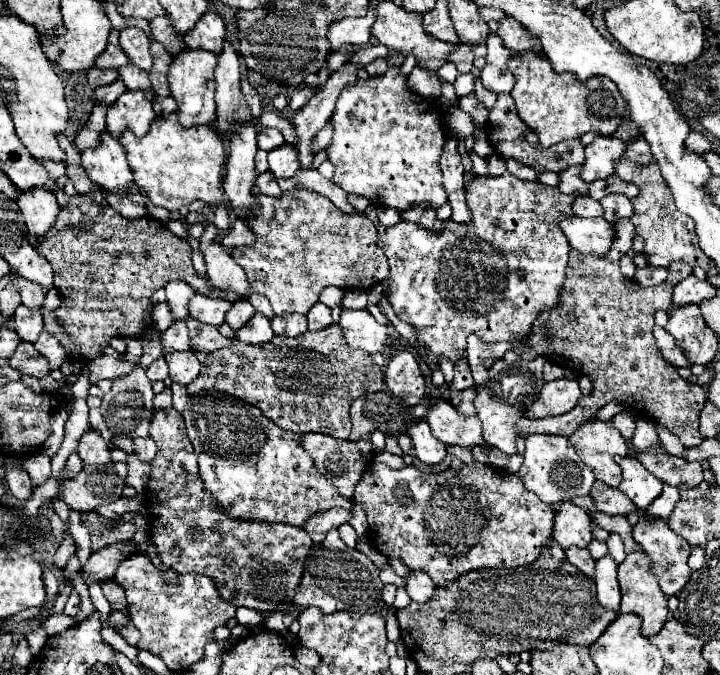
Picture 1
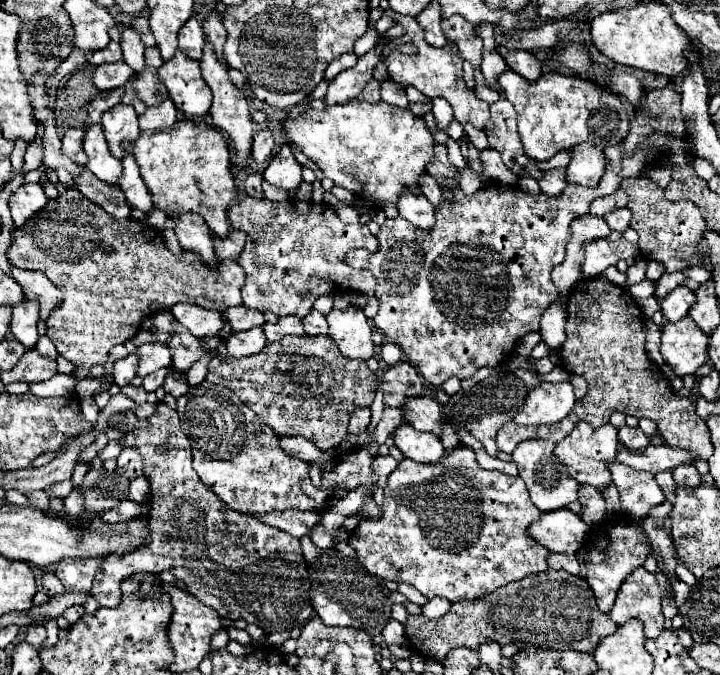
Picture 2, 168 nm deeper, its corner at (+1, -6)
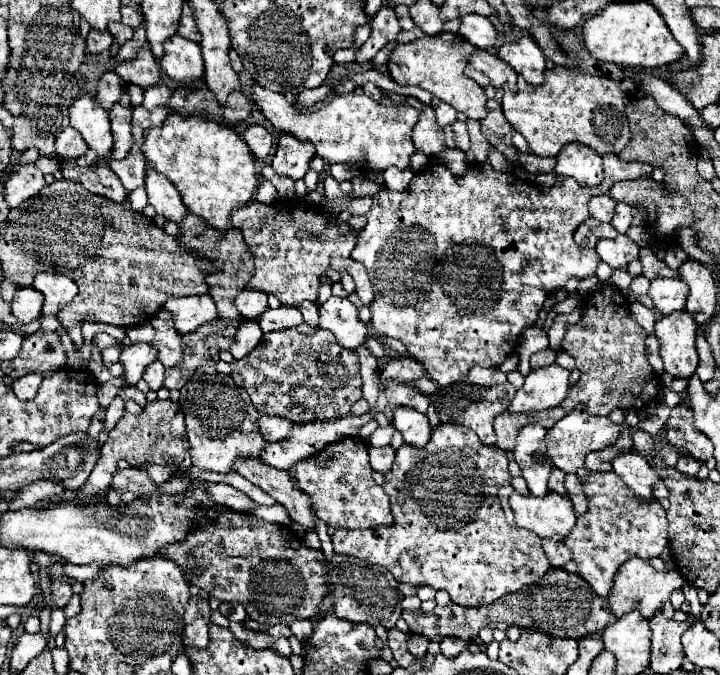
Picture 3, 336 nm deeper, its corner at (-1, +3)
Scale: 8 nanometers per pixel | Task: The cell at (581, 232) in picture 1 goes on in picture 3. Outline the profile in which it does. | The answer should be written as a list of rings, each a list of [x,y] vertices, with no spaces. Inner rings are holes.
[[[619,235],[617,239],[603,239],[603,241],[599,241],[595,251],[599,253],[599,257],[607,265],[611,265],[613,269],[619,269],[619,267],[627,265],[629,261],[637,259],[641,247],[635,241],[631,241],[627,235]]]

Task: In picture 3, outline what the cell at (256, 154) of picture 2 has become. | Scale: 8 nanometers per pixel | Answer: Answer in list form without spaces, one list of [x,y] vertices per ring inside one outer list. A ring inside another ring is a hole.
[[[251,125],[251,127],[247,127],[247,129],[241,133],[241,137],[243,137],[243,141],[249,145],[251,153],[253,153],[257,159],[265,159],[265,157],[269,155],[273,137],[271,137],[271,133],[269,133],[263,125]]]

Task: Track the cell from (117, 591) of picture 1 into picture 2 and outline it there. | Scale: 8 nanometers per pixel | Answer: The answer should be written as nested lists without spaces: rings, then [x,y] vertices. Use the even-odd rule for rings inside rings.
[[[159,402],[155,412],[139,420],[137,426],[127,432],[123,438],[119,438],[121,448],[137,448],[143,458],[143,474],[149,478],[151,484],[151,496],[149,496],[149,546],[145,550],[137,550],[137,554],[125,554],[125,556],[107,556],[103,564],[97,568],[91,596],[99,602],[99,606],[113,608],[121,600],[121,578],[127,578],[129,574],[137,574],[141,570],[151,574],[161,574],[163,570],[171,572],[177,580],[185,584],[189,594],[193,594],[203,604],[217,610],[221,618],[237,620],[239,616],[249,622],[257,624],[267,634],[271,632],[283,632],[291,628],[301,628],[305,622],[313,616],[313,606],[309,600],[309,574],[307,574],[307,562],[301,552],[301,544],[297,538],[261,524],[257,518],[247,514],[237,514],[235,510],[229,510],[225,502],[221,502],[195,474],[193,462],[191,462],[191,446],[185,438],[179,416],[173,408],[169,408],[165,402]]]

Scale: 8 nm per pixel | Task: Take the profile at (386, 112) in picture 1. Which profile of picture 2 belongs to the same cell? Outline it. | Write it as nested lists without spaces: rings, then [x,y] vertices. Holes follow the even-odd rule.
[[[351,100],[319,110],[307,108],[297,118],[285,118],[283,130],[289,142],[313,160],[327,178],[351,190],[359,200],[373,202],[373,206],[381,202],[395,204],[401,190],[419,192],[417,178],[431,162],[435,144],[421,116],[385,102],[369,104]]]

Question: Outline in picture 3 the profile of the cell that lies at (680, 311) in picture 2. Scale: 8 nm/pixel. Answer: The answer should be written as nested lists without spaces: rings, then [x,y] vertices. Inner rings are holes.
[[[653,279],[649,287],[649,297],[663,315],[681,311],[685,307],[687,293],[687,283],[681,279]]]

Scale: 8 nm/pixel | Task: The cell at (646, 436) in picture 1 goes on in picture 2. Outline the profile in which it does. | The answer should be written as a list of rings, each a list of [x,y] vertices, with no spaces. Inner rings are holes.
[[[647,446],[645,450],[639,452],[621,448],[615,456],[617,464],[625,464],[635,470],[643,470],[651,474],[665,472],[681,464],[693,464],[693,460],[695,458],[687,450],[677,450],[671,446]]]

